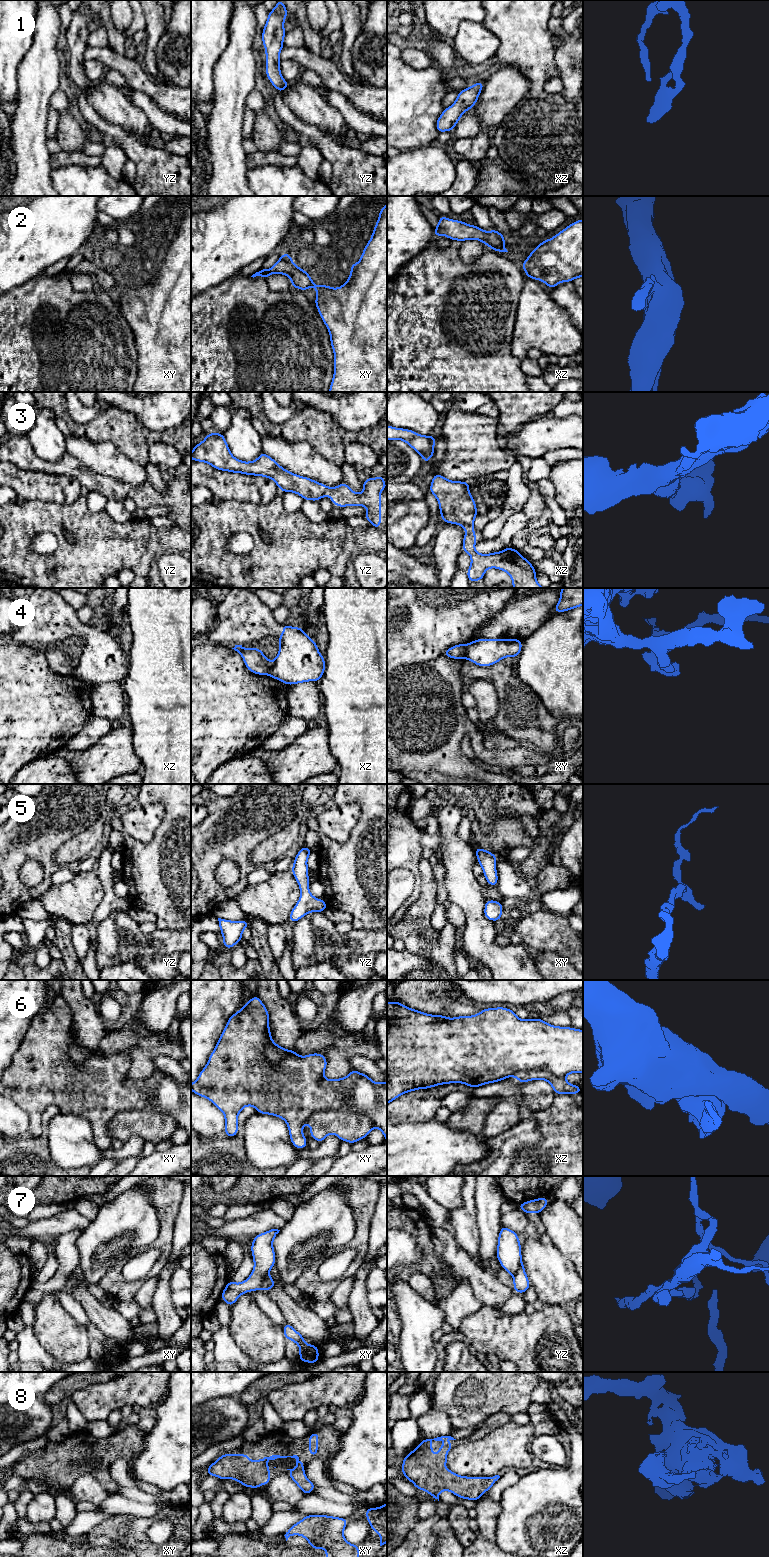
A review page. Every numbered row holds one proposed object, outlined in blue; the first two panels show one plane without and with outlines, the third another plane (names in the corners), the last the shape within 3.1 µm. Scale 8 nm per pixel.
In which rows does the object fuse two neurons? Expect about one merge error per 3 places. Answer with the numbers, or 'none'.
4, 6, 7

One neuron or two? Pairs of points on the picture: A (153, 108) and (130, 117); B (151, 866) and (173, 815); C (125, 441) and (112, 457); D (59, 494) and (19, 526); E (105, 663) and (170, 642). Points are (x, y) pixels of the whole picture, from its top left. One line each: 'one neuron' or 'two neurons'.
A: two neurons
B: one neuron
C: two neurons
D: two neurons
E: two neurons

